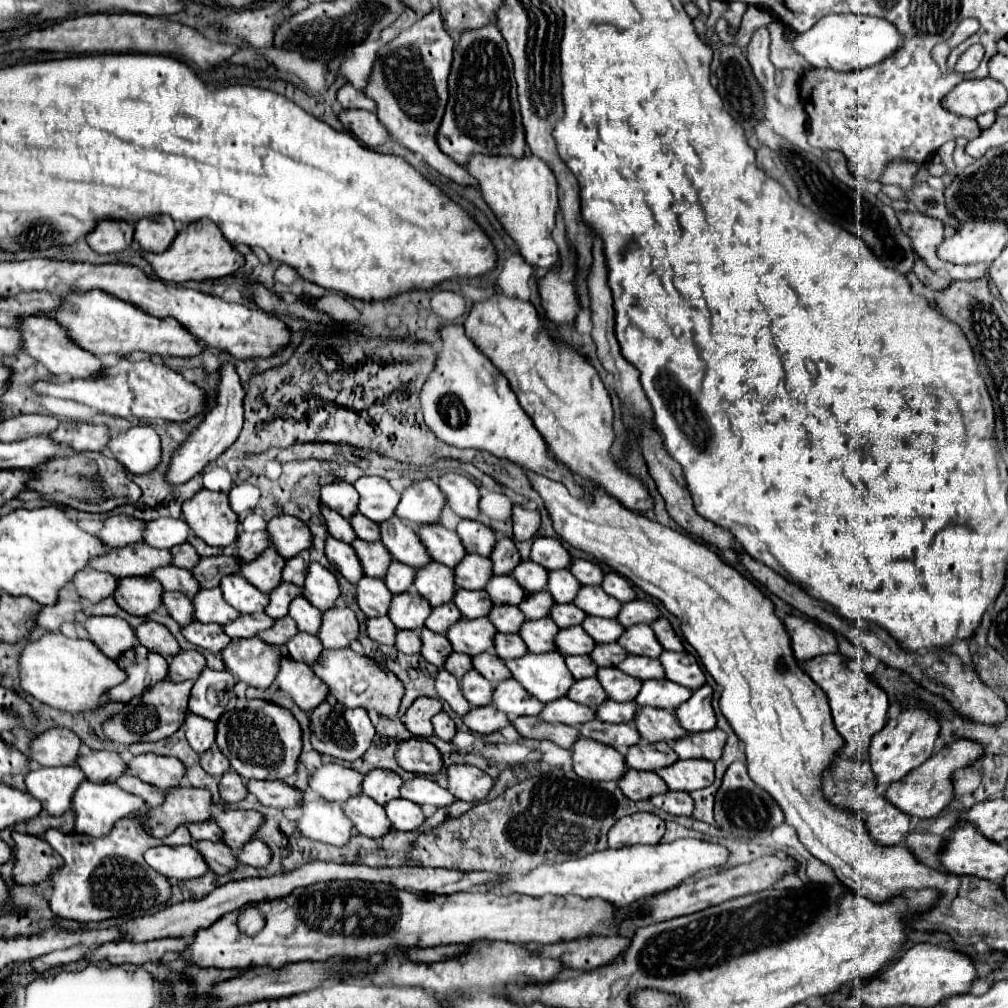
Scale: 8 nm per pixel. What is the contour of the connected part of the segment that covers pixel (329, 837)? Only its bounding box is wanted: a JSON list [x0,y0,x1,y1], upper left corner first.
[298,798,354,846]

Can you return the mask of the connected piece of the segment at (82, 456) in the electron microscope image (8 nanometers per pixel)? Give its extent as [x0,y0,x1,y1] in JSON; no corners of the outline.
[28,452,140,512]

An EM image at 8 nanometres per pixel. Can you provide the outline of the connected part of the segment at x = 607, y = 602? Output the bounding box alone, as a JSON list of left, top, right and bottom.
[574,586,622,618]

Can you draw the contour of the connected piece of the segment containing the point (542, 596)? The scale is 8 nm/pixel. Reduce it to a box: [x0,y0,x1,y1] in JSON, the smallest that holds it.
[520,592,556,620]

